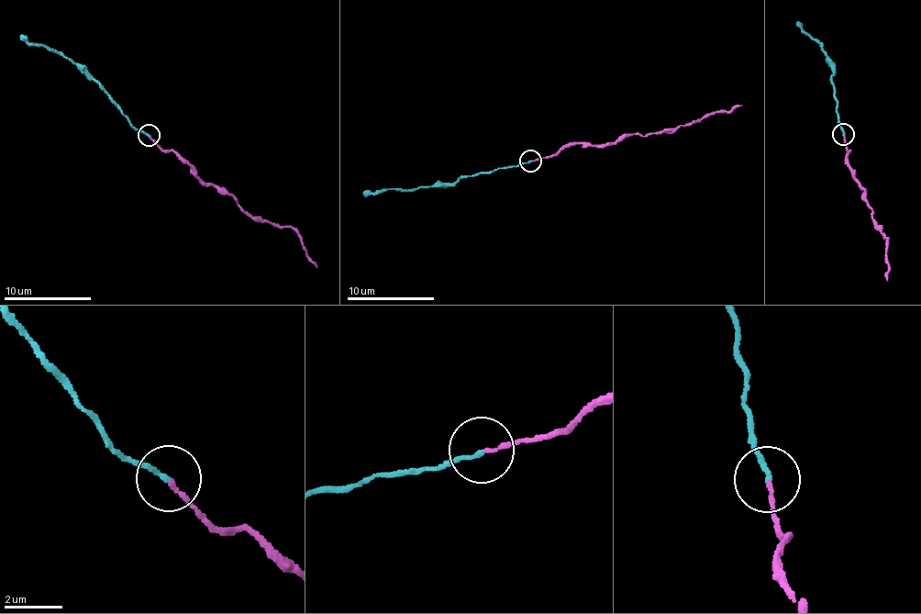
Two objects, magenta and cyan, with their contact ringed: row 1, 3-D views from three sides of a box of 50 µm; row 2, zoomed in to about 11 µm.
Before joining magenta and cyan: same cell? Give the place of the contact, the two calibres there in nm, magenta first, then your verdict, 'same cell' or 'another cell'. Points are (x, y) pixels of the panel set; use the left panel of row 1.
place (149, 135); calibres 130 and 160 nm; another cell

